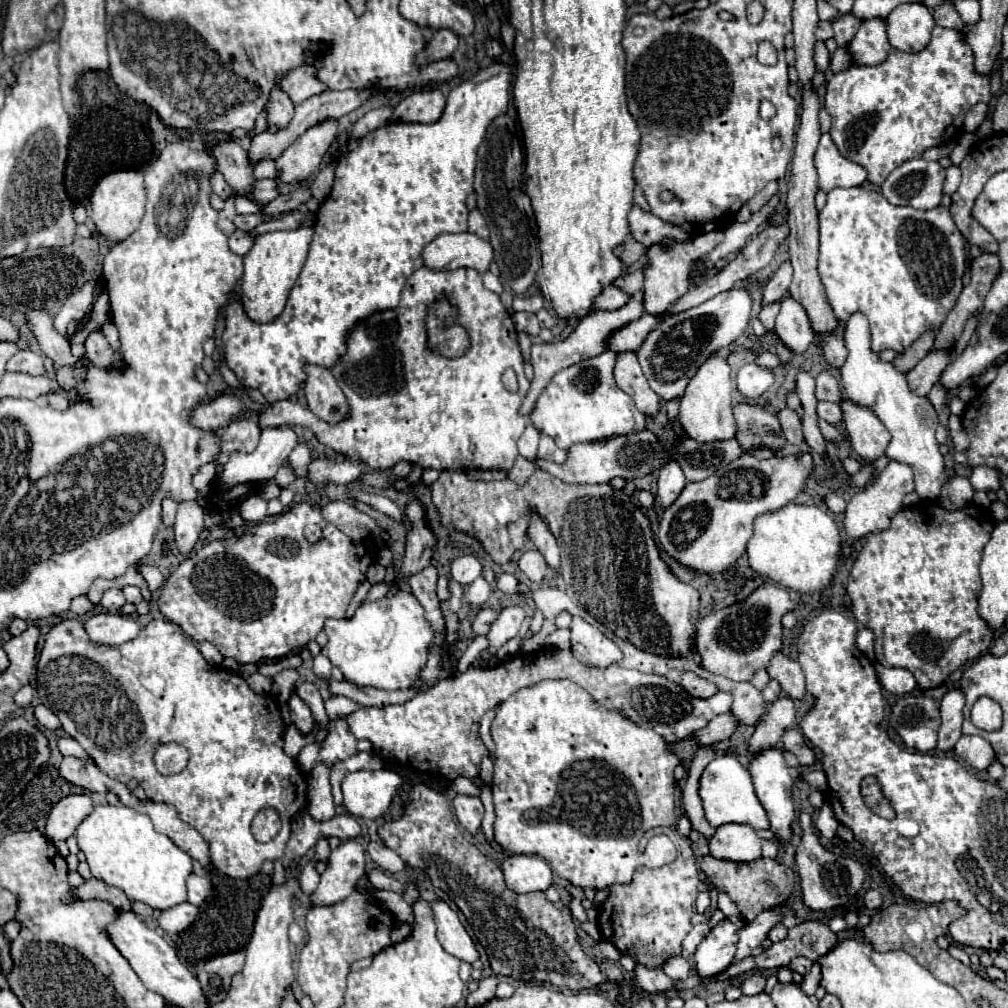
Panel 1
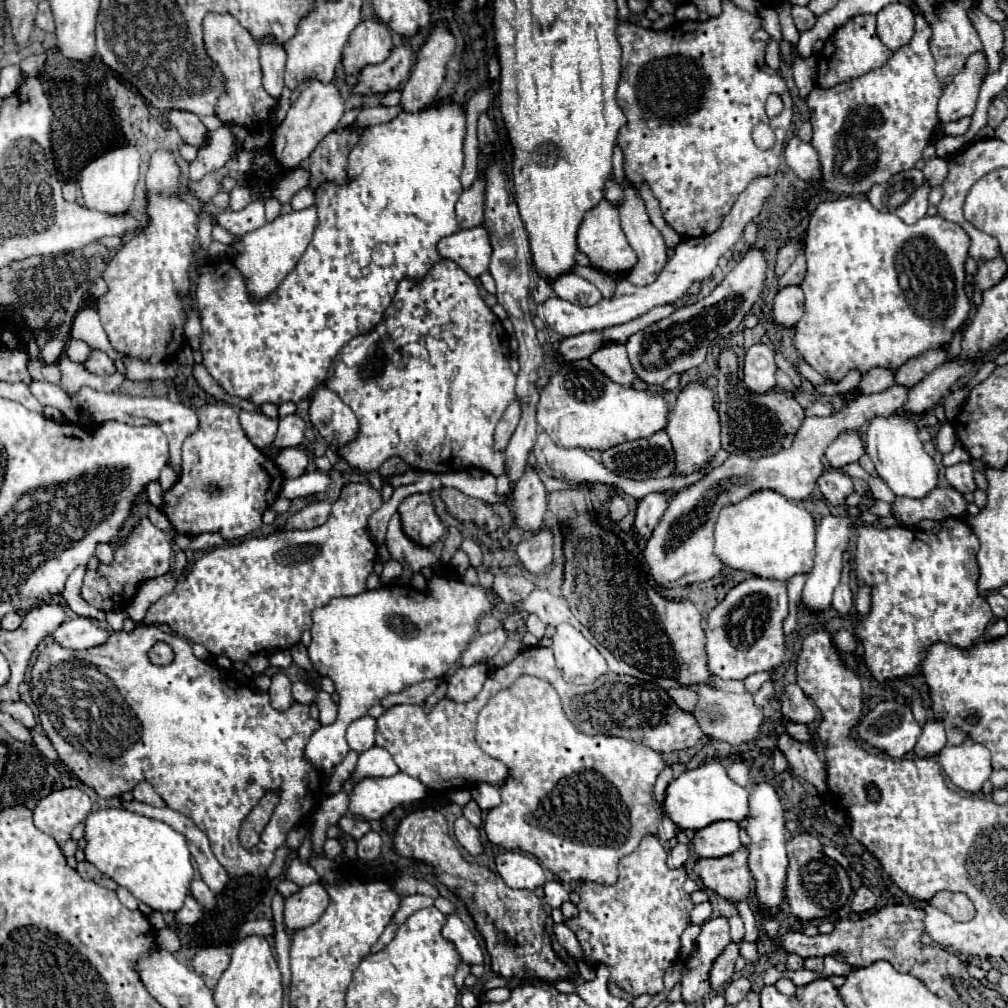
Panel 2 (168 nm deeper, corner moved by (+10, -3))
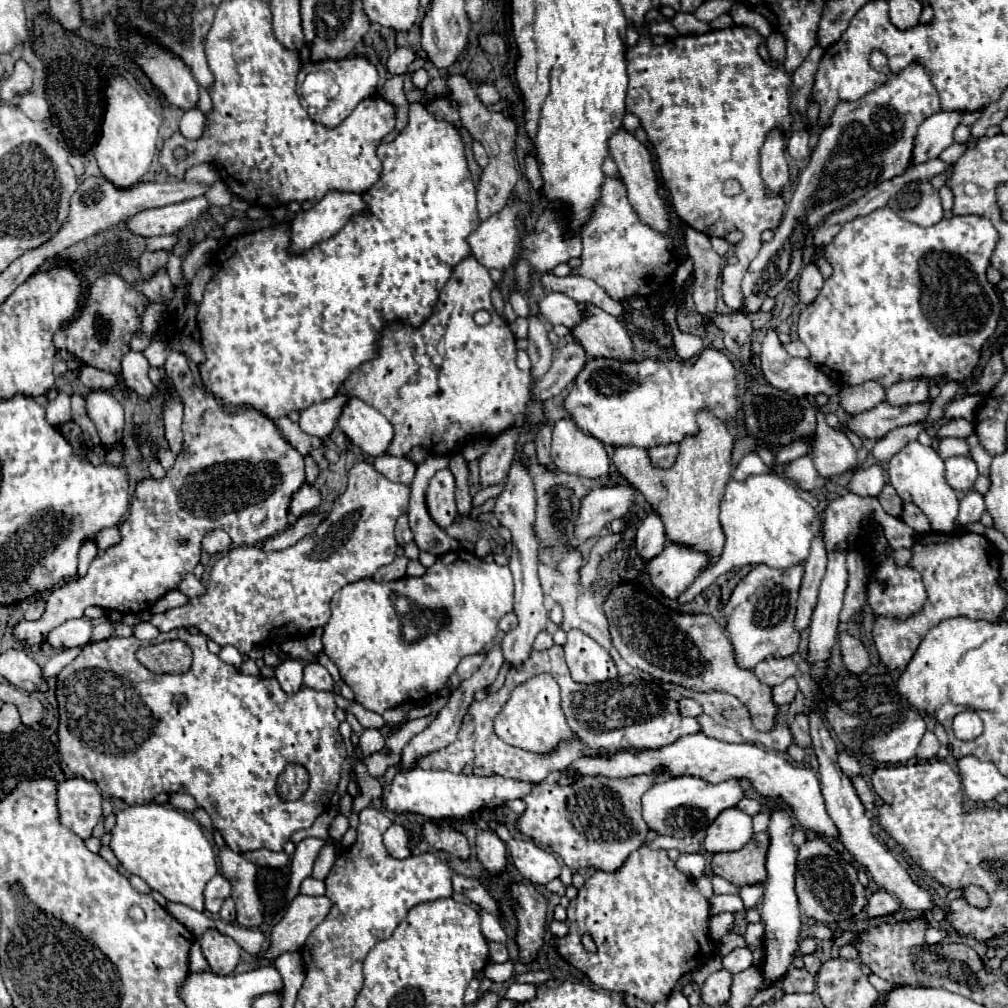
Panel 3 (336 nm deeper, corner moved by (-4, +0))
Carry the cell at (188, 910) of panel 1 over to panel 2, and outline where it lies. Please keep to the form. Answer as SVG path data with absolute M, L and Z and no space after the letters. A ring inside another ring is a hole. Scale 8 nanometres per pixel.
M186 897L186 901L184 901L184 907L180 909L180 911L176 911L176 921L180 923L180 925L192 925L192 923L196 923L198 919L202 917L202 907L194 901L194 897Z

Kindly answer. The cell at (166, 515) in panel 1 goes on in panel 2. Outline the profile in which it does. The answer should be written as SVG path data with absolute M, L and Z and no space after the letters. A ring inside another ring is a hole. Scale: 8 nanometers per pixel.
M150 483L148 487L146 487L146 491L148 491L148 501L150 501L150 505L154 505L158 511L164 507L164 491L162 491L162 487L160 487L160 483Z

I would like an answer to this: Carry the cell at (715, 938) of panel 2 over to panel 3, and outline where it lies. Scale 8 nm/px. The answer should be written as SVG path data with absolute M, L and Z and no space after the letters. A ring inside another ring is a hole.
M750 884L750 886L742 886L738 894L740 894L740 898L742 898L742 902L744 902L746 910L748 910L748 908L756 906L756 904L758 904L758 900L762 898L762 894L764 894L764 884Z

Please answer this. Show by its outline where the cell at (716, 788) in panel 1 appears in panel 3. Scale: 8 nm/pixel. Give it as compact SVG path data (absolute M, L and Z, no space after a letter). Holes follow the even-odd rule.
M694 776L668 778L664 782L656 782L642 796L642 818L646 820L648 828L660 836L684 838L688 834L696 834L698 830L710 826L722 810L736 806L740 798L744 798L744 790L734 778L720 784L710 784Z

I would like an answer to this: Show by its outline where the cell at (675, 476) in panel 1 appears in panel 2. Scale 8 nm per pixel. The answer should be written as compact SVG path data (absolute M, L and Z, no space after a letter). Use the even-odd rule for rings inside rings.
M648 493L644 499L638 501L634 529L640 533L640 537L644 539L650 537L666 507L668 507L668 499L664 493Z

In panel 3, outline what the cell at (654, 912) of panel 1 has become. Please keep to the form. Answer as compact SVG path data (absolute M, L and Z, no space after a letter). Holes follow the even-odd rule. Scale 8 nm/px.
M648 844L632 852L616 872L596 870L578 890L578 896L570 900L566 912L568 918L564 924L568 926L568 934L554 938L556 952L574 968L582 970L592 980L592 984L608 992L618 992L624 996L632 994L648 1004L666 1002L676 982L684 974L700 968L718 950L718 942L708 932L710 904L698 892L694 878L682 874L666 856L666 850L652 850ZM582 934L590 934L594 938L598 946L596 954L584 950L580 944Z

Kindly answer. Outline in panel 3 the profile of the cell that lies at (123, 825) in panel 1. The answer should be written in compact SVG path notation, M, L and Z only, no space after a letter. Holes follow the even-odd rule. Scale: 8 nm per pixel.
M162 804L128 806L116 814L110 848L122 866L140 876L152 890L170 902L182 902L204 912L204 886L218 872L216 854L202 826L182 810Z

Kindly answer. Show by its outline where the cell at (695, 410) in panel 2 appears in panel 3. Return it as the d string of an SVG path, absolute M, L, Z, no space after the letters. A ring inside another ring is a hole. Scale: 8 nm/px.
M702 410L696 416L696 422L700 426L700 432L680 442L678 458L666 470L652 466L650 460L646 460L646 448L638 446L616 446L612 462L616 470L644 494L654 512L662 518L668 540L674 544L686 544L696 552L706 552L710 556L708 566L712 566L714 562L718 562L724 548L724 532L718 520L718 504L732 472L730 454L734 438L728 432L726 424L718 418L712 418L708 410Z

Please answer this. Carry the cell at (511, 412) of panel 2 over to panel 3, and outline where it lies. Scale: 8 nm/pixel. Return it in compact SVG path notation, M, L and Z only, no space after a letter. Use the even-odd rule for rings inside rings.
M510 428L496 436L480 462L480 486L488 488L506 480L512 460L516 458L518 428Z

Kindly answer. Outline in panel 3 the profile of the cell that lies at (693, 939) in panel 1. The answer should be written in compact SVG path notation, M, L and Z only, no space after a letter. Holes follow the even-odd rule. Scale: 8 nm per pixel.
M724 912L710 918L710 934L714 940L720 940L724 934L728 934L734 928L734 914Z

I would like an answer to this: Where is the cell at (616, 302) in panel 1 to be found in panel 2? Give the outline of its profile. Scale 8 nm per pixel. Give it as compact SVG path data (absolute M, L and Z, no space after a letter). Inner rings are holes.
M574 273L558 277L554 281L554 293L560 299L566 299L566 301L570 301L574 305L580 305L580 307L596 305L602 299L602 293L592 283L588 283L586 279L578 277Z

